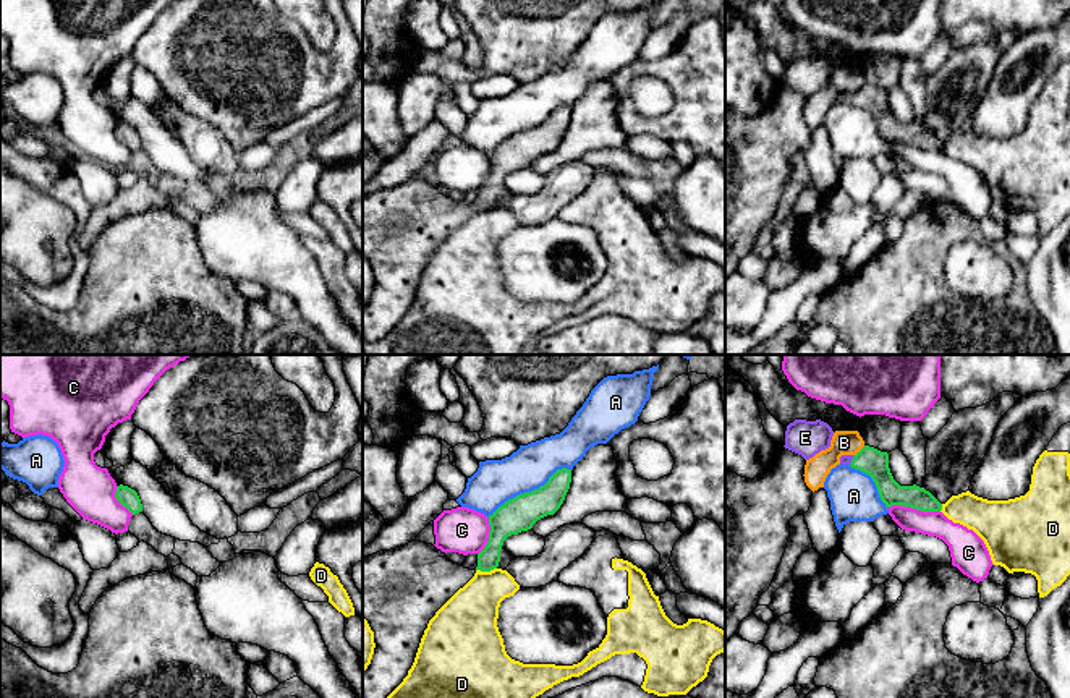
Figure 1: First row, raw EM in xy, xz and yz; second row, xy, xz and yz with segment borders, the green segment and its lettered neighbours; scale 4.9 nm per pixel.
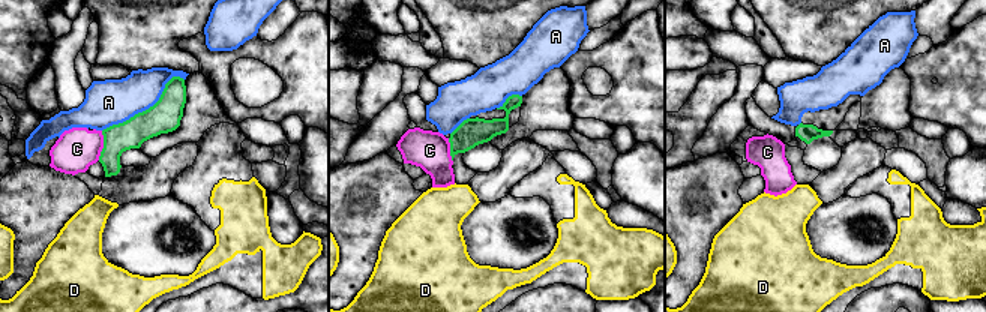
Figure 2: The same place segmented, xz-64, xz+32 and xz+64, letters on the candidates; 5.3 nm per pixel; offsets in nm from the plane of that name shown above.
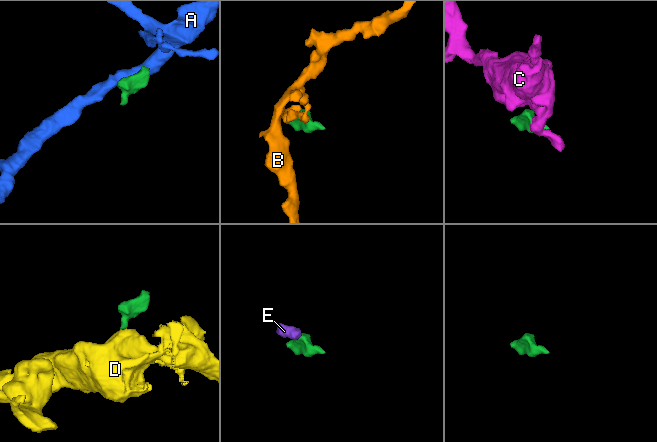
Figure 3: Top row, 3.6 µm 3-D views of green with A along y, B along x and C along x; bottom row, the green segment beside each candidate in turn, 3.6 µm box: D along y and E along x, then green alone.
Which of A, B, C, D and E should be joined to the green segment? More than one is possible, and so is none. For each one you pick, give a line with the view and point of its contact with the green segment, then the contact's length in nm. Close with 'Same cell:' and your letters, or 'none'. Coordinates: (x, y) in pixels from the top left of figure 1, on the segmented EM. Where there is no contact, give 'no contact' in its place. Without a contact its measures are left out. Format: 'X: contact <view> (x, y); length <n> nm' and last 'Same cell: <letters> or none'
E: contact yz (852, 460); length 60 nm
Same cell: E

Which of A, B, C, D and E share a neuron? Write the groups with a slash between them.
A / B / C / D / E

